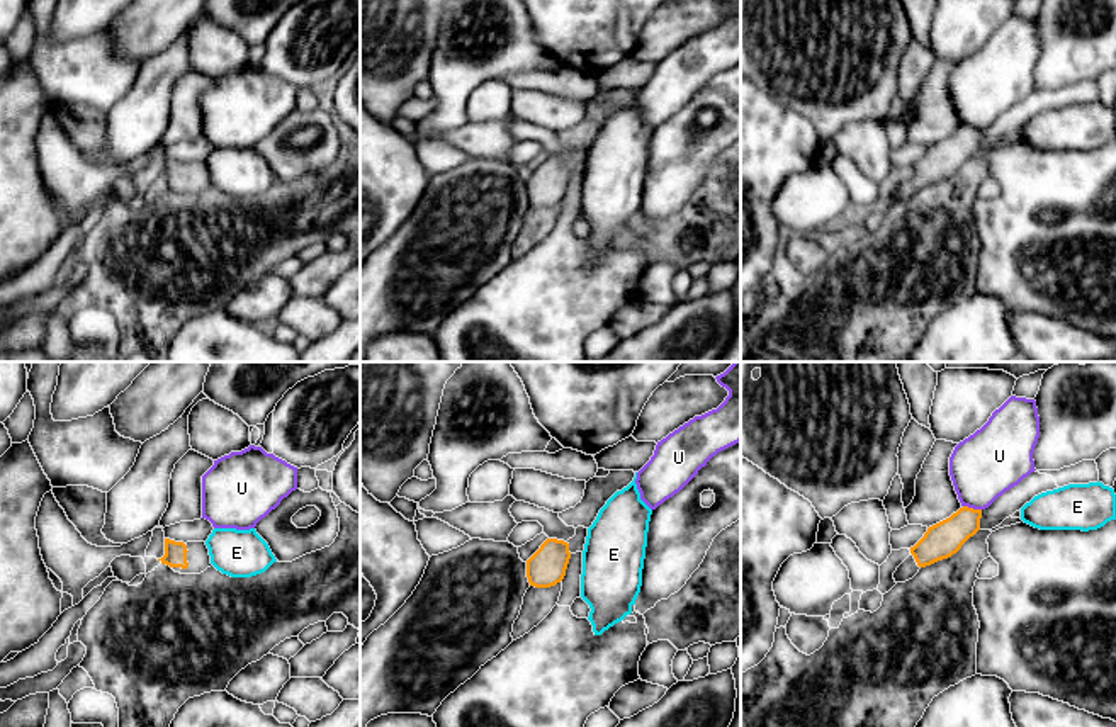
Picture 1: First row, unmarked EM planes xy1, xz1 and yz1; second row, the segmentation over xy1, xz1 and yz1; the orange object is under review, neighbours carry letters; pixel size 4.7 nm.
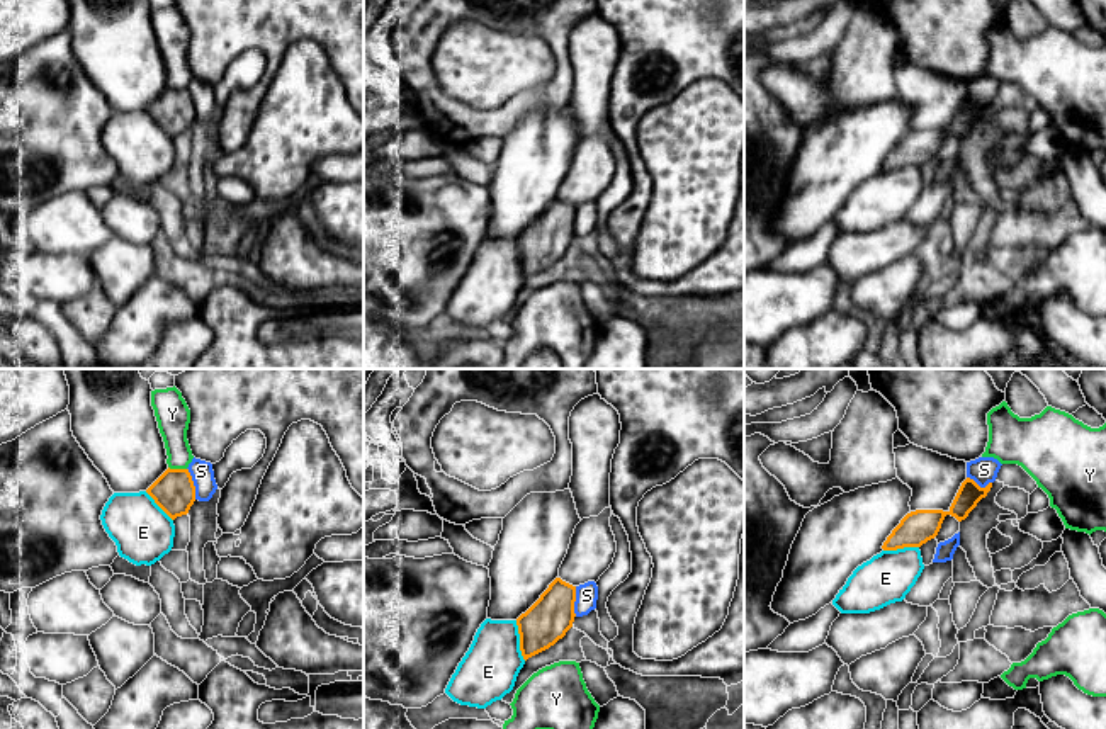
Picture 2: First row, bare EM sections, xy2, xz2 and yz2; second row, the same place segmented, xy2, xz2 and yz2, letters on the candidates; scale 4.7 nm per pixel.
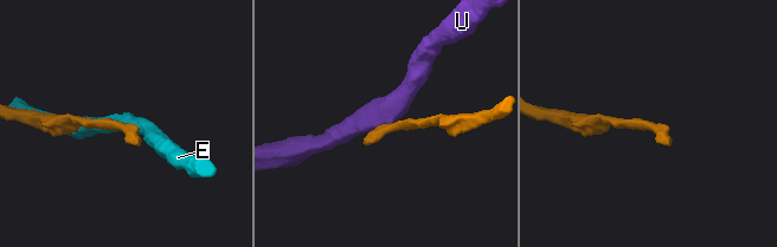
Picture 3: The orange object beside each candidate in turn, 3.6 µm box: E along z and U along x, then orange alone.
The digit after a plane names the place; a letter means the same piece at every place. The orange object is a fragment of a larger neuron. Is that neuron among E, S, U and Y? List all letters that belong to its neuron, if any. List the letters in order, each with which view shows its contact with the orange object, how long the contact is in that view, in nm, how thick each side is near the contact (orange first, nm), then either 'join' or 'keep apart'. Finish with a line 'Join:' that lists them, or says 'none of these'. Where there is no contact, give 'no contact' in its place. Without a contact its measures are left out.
E: xz2 | 200 nm | 200/280 nm | keep apart
S: xy2 | 160 nm | 200/110 nm | keep apart
U: yz1 | 90 nm | 170/320 nm | keep apart
Y: xy2 | 90 nm | 200/160 nm | keep apart
Join: none of these

